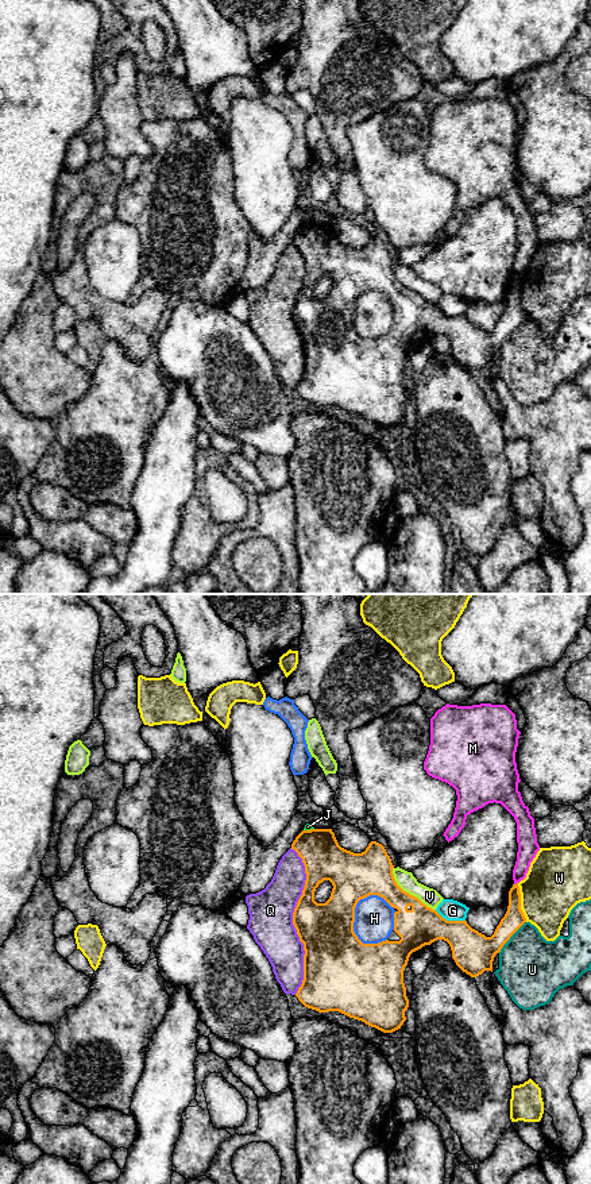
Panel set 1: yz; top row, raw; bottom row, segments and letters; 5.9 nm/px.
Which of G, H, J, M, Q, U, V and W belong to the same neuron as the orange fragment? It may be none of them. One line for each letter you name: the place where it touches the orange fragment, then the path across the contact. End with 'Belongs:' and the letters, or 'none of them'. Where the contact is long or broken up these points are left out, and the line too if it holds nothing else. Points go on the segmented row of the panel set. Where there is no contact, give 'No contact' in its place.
Belongs: none of them

